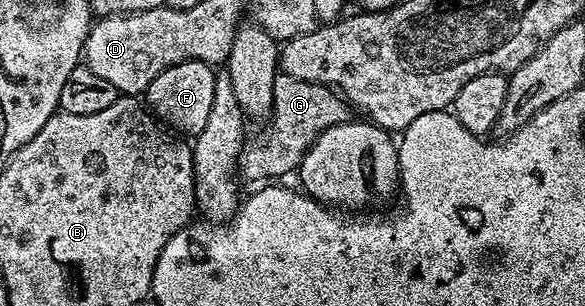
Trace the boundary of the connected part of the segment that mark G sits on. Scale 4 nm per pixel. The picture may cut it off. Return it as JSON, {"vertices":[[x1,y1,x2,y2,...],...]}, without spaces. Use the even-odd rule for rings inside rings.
{"vertices":[[278,74,274,78,274,102,270,117,272,129,261,140,254,141,252,148,248,146,243,149,239,159,239,175,248,180,260,180,256,182,272,182,275,176,295,173,316,137,330,130,330,126,349,123,348,112,348,101,335,88]]}

